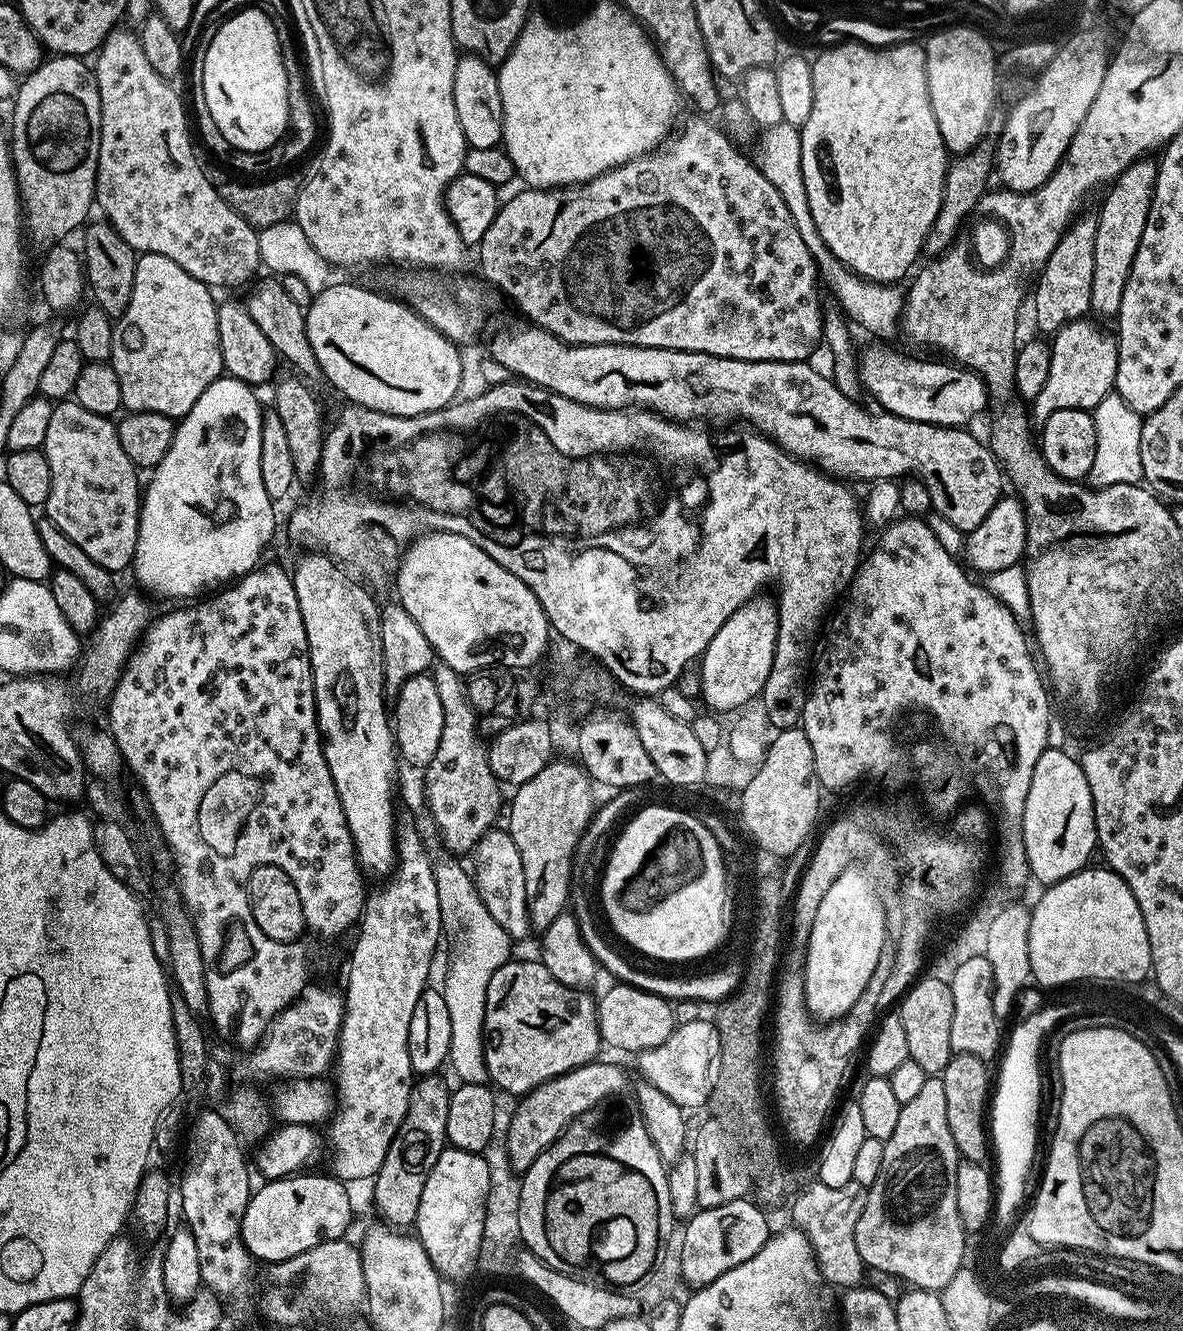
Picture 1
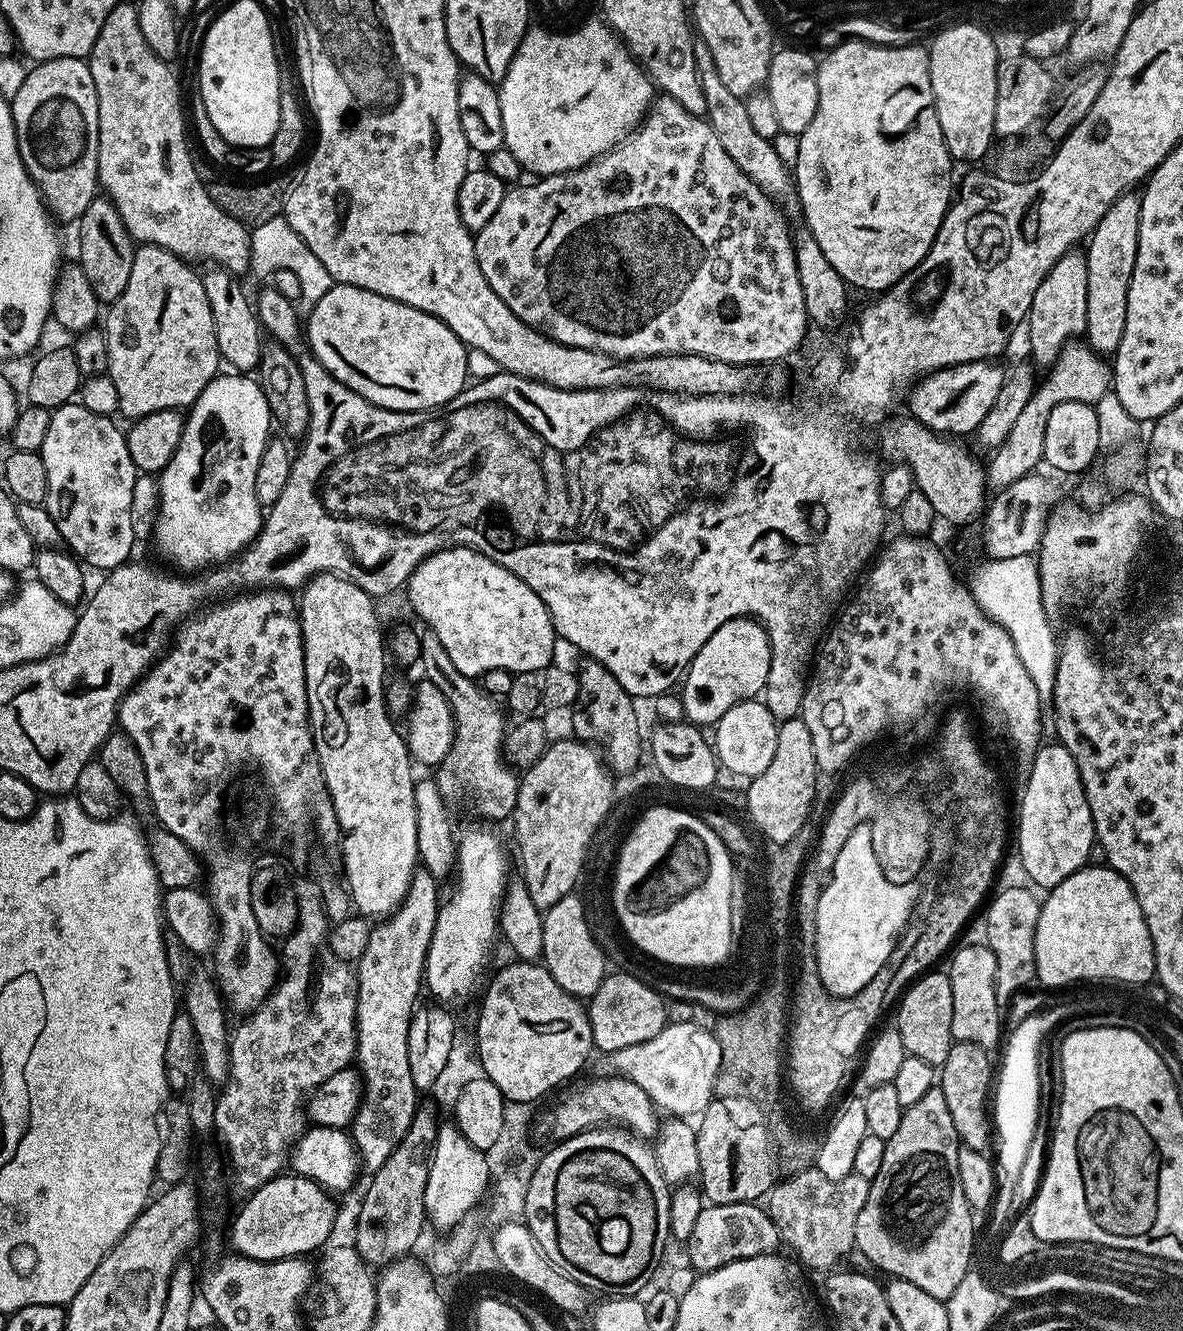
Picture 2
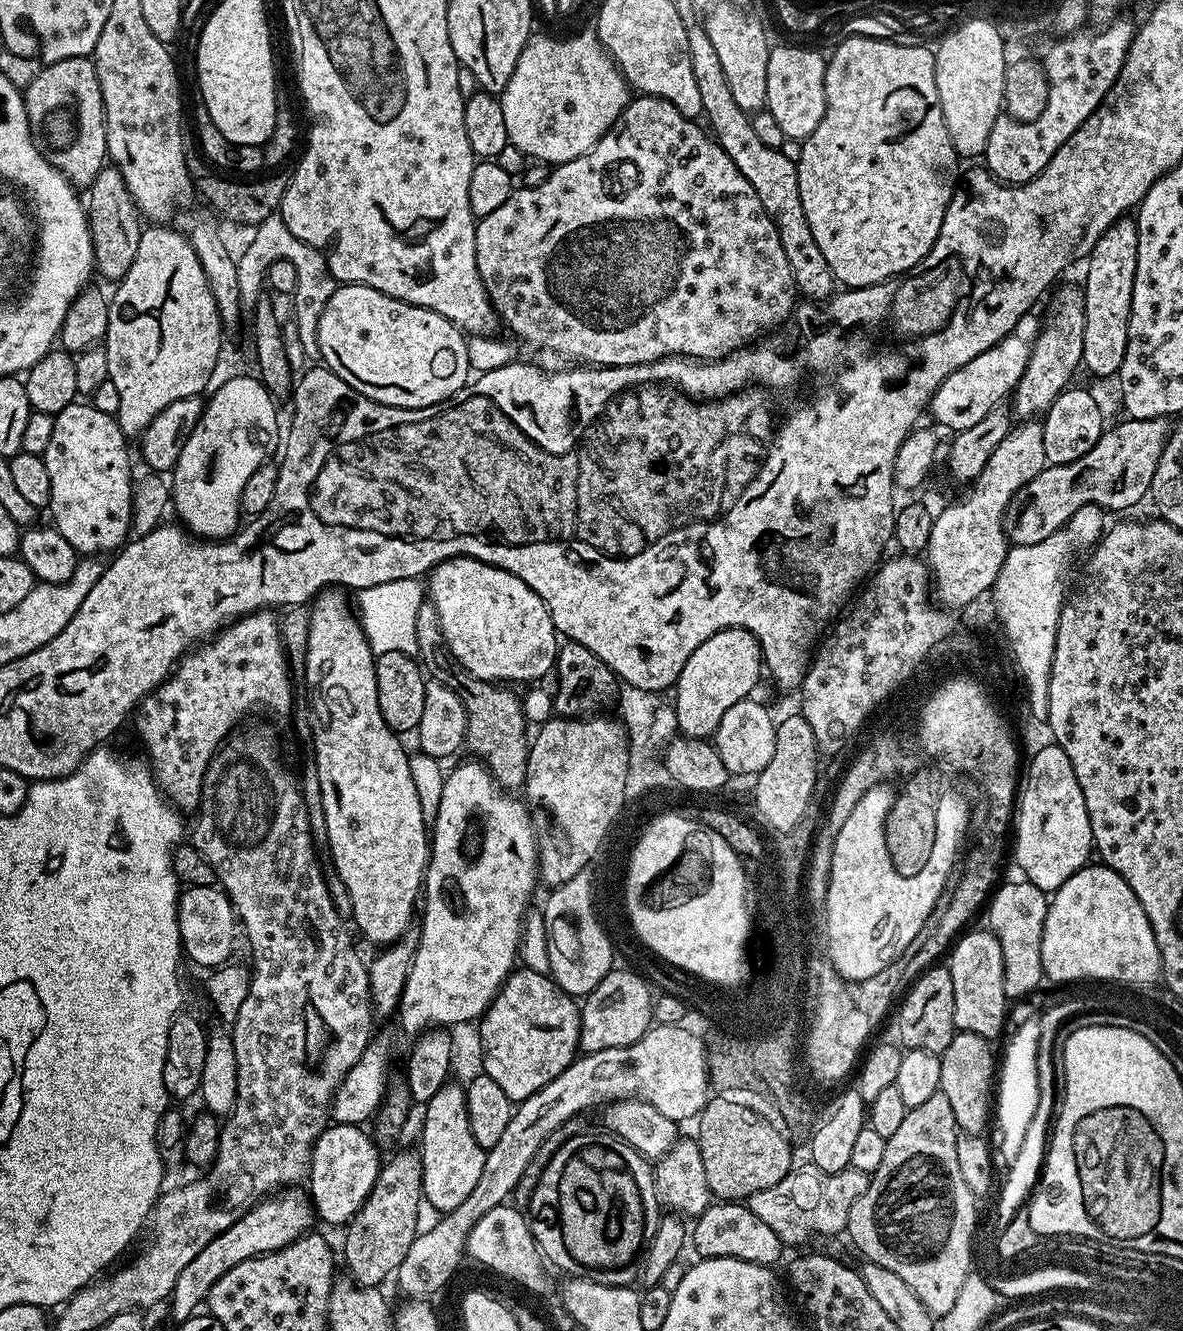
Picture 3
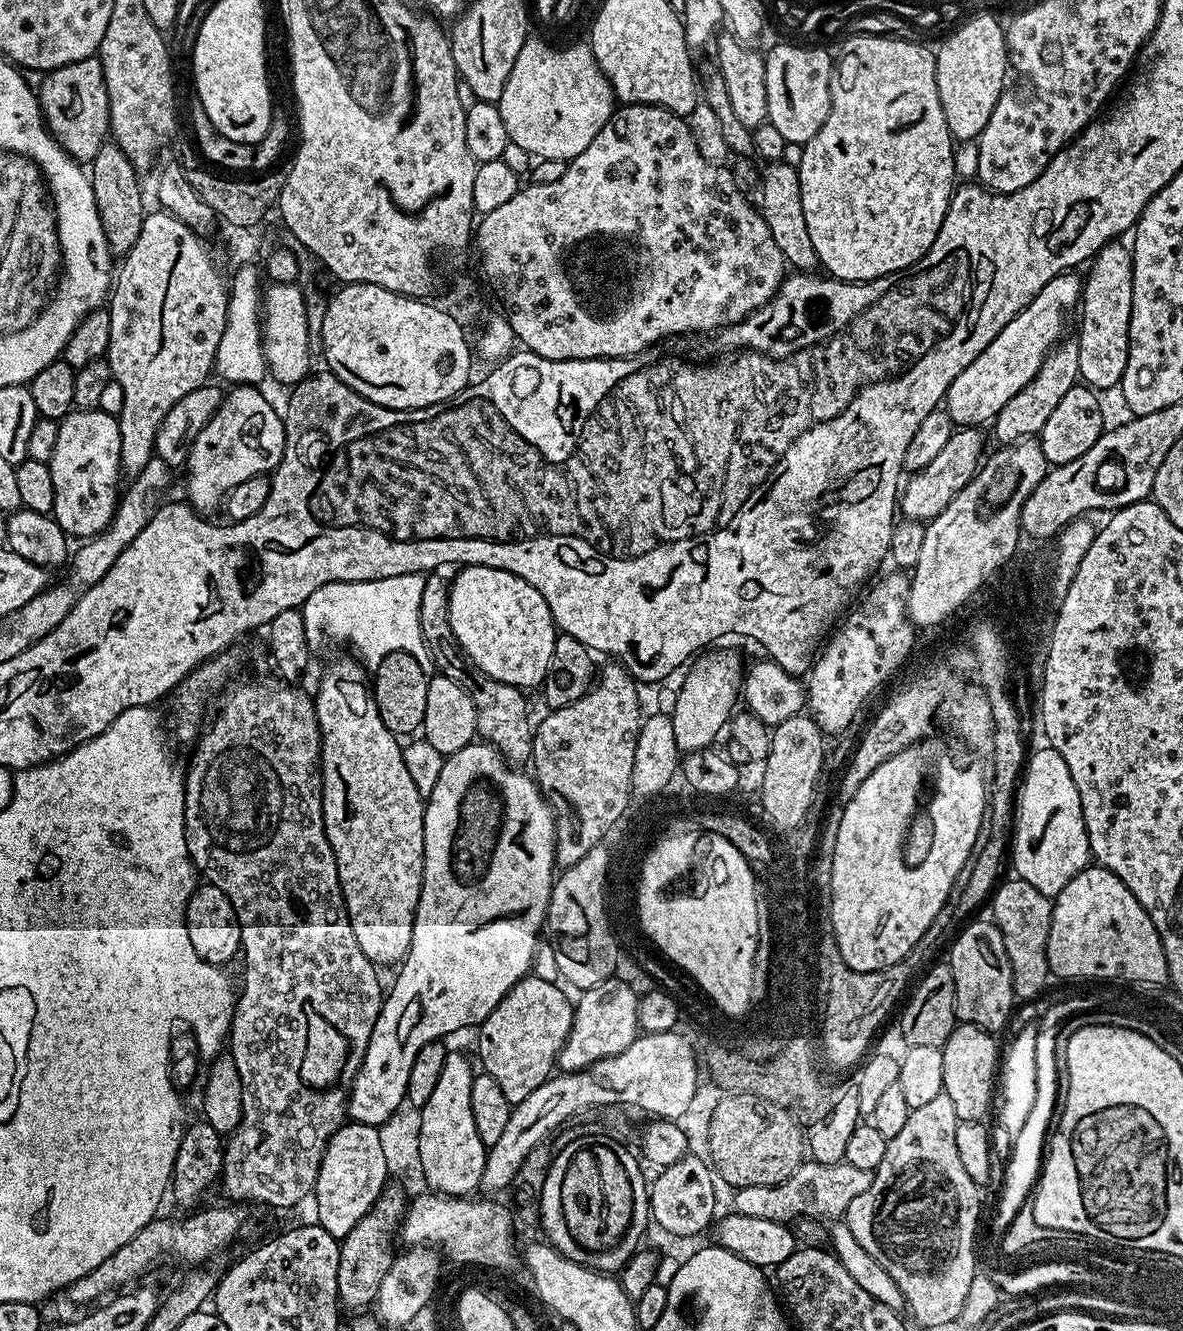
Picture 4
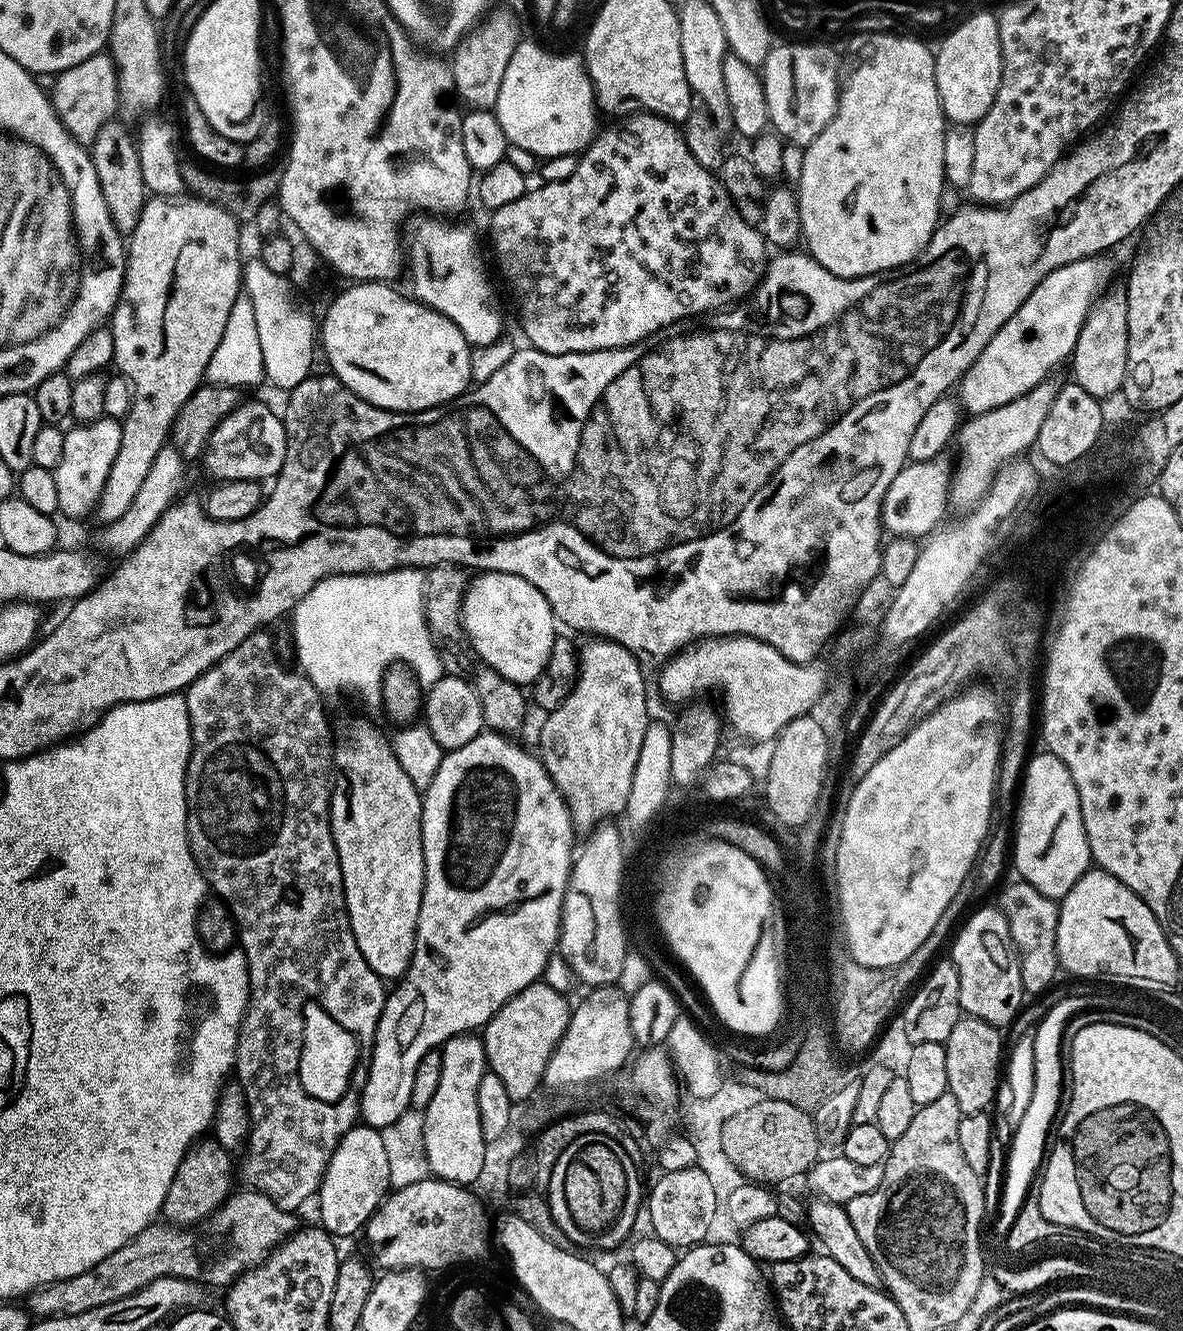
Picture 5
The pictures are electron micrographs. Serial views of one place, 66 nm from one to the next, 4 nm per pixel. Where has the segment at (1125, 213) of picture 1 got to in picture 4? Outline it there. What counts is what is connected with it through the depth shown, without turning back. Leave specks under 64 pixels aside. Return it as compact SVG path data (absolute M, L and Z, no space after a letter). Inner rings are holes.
M1127 243L1103 244L1092 257L1088 272L1082 280L1080 333L1078 333L1078 370L1080 380L1093 390L1115 389L1126 370L1130 342L1130 314L1134 302L1134 266Z

